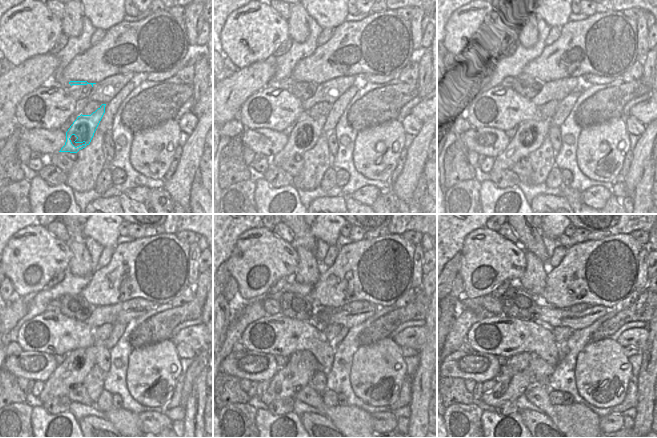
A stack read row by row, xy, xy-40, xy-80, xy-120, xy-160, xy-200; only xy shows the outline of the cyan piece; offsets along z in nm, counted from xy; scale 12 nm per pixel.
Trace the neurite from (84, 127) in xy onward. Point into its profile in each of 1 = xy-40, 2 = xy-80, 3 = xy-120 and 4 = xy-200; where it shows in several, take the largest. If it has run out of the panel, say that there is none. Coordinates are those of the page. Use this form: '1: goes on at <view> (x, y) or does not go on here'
1: goes on at xy-40 (310, 129)
2: goes on at xy-80 (529, 136)
3: goes on at xy-120 (79, 362)
4: goes on at xy-200 (508, 387)

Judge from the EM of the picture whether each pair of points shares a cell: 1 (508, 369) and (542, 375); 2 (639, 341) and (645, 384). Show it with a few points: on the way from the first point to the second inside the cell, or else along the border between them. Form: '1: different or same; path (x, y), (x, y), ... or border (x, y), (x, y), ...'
1: same; path (516, 365), (532, 365), (534, 367)
2: different; border (646, 341), (646, 345), (641, 351)

